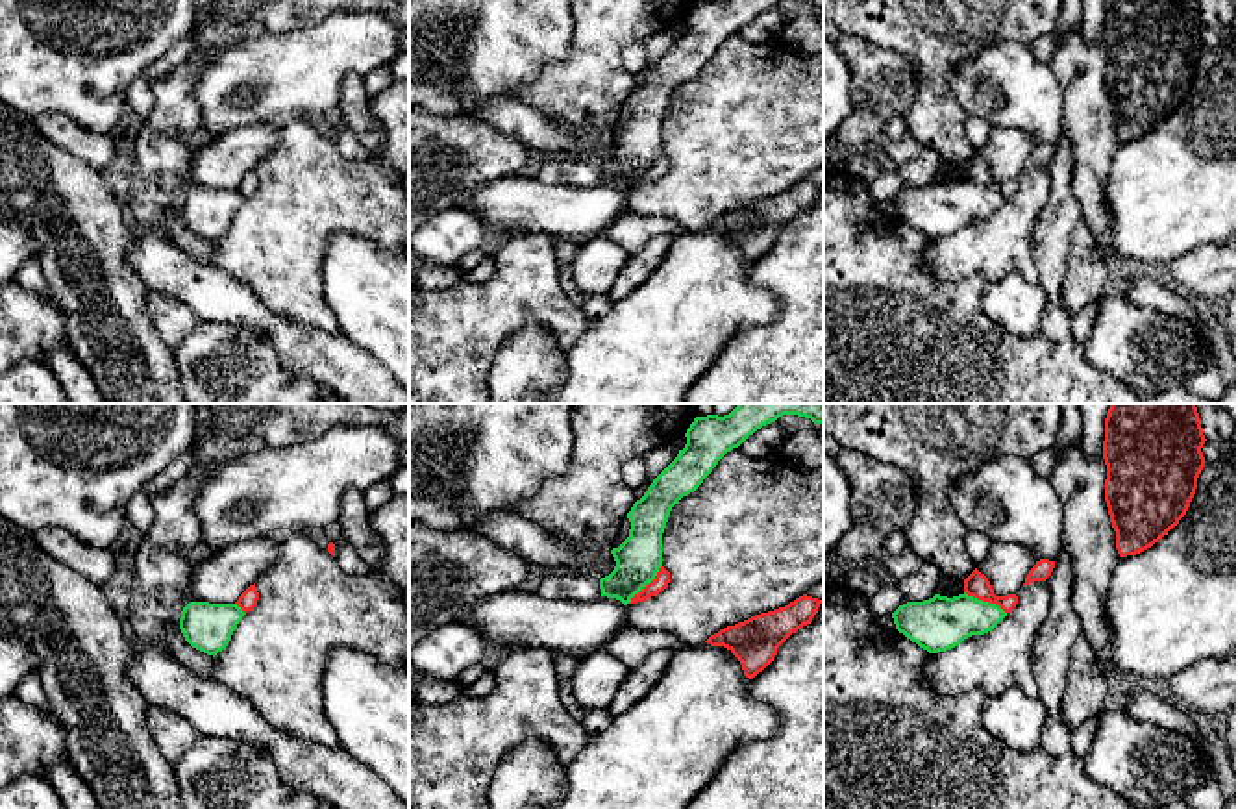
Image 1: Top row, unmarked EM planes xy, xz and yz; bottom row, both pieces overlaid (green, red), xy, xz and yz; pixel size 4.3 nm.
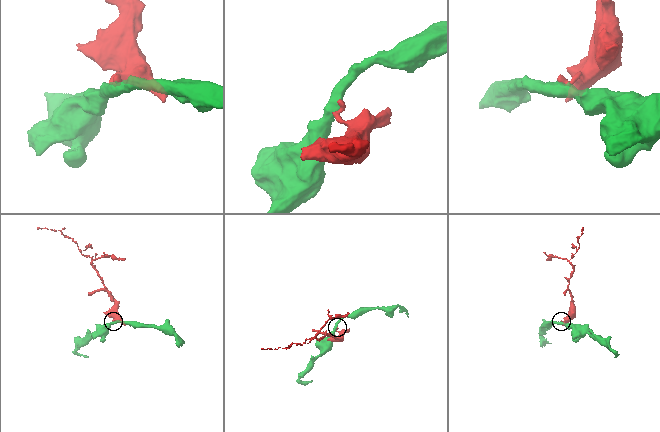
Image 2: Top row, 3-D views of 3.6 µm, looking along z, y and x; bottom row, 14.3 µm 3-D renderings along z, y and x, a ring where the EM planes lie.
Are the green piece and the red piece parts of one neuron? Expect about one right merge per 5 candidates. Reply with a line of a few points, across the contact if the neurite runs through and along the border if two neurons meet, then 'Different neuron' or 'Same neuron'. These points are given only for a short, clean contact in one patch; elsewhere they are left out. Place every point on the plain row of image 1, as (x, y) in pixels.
Line: yz (965, 176), (994, 187), (1005, 199). Different neuron

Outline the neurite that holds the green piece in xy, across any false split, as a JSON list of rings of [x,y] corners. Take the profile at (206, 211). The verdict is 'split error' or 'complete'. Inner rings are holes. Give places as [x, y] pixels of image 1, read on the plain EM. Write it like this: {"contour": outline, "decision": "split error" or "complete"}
{"contour": [[[189,187],[180,215],[192,233],[215,243],[228,231],[244,200],[237,189]]], "decision": "complete"}

